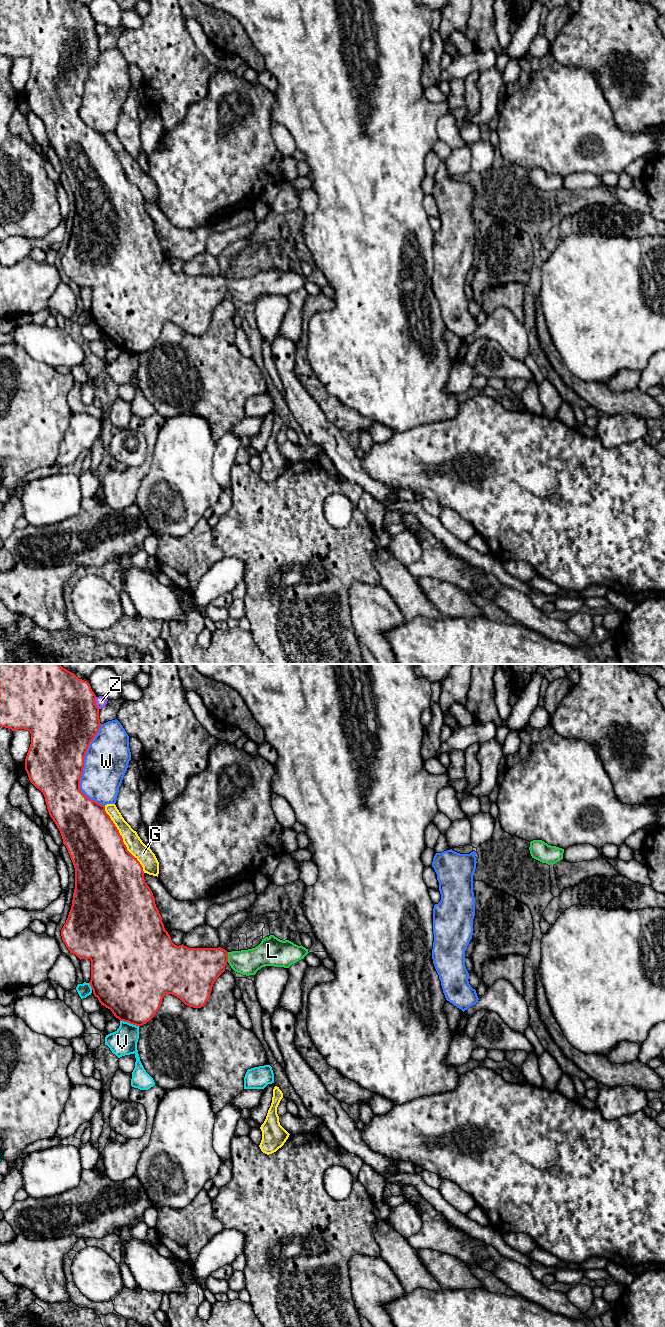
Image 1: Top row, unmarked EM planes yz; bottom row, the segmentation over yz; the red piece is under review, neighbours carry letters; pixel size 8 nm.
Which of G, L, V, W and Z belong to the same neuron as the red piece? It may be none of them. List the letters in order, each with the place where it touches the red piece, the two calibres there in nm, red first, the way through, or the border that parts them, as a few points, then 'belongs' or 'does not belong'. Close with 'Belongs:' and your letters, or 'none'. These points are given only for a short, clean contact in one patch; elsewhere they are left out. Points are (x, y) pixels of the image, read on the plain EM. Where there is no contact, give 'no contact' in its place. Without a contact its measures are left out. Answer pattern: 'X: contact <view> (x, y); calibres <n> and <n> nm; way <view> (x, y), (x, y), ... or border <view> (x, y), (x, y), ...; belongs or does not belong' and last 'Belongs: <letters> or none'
G: contact yz (122, 167); calibres 460 and 140 nm; does not belong
L: contact yz (227, 285); calibres 340 and 200 nm; way yz (198, 296), (218, 285), (227, 285), (246, 290); belongs
V: contact yz (130, 351); calibres 460 and 220 nm; does not belong
W: contact yz (82, 97); calibres 460 and 360 nm; does not belong
Z: contact yz (95, 31); calibres 500 and 90 nm; does not belong
Belongs: L

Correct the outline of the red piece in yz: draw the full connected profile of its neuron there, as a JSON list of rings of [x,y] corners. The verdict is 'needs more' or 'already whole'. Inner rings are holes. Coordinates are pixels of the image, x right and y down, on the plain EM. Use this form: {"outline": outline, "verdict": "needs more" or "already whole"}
{"outline": [[[0,0],[0,54],[16,59],[24,57],[31,62],[31,72],[25,87],[25,98],[30,110],[39,117],[44,125],[50,145],[59,157],[63,172],[66,174],[70,186],[75,196],[75,217],[71,238],[66,251],[61,258],[62,268],[70,281],[75,282],[80,288],[89,287],[91,289],[91,308],[89,310],[93,322],[98,326],[101,333],[110,337],[114,344],[120,349],[128,350],[136,354],[142,354],[149,350],[158,340],[162,327],[167,322],[172,322],[179,326],[185,333],[193,336],[203,335],[210,326],[211,318],[216,307],[225,299],[228,291],[231,296],[242,303],[255,303],[256,300],[265,294],[289,296],[309,281],[305,275],[298,274],[289,268],[280,268],[274,263],[265,265],[255,276],[241,279],[227,280],[225,277],[218,276],[189,276],[187,274],[175,273],[168,260],[164,256],[162,245],[155,232],[155,226],[150,215],[144,207],[144,199],[140,190],[128,178],[123,170],[119,158],[105,139],[105,133],[88,126],[80,117],[80,107],[84,96],[84,87],[91,69],[97,63],[101,54],[99,47],[99,36],[96,33],[96,23],[87,9],[79,7],[72,0]]], "verdict": "needs more"}

